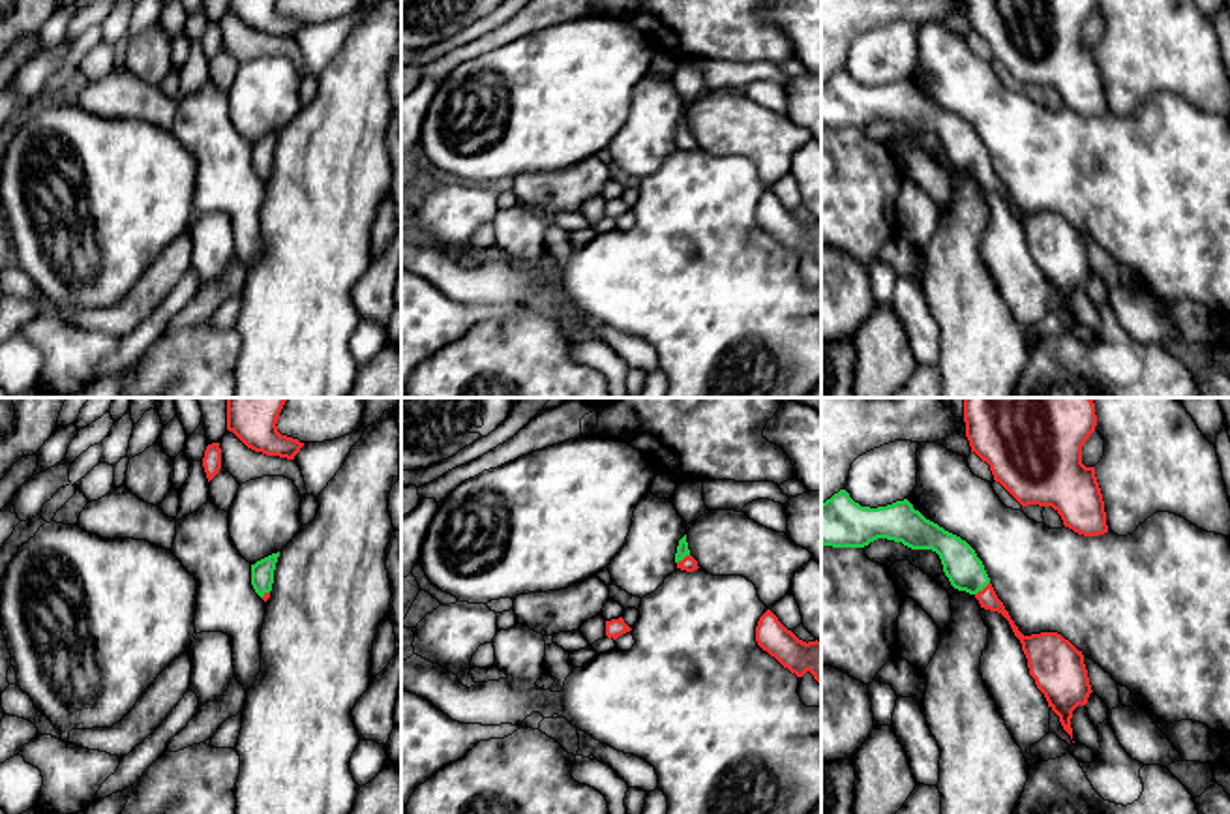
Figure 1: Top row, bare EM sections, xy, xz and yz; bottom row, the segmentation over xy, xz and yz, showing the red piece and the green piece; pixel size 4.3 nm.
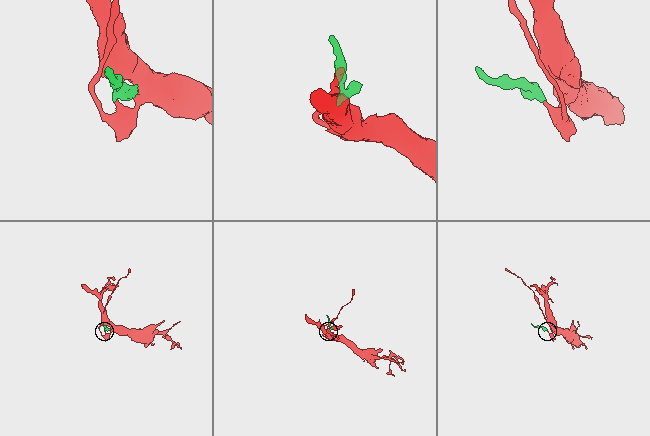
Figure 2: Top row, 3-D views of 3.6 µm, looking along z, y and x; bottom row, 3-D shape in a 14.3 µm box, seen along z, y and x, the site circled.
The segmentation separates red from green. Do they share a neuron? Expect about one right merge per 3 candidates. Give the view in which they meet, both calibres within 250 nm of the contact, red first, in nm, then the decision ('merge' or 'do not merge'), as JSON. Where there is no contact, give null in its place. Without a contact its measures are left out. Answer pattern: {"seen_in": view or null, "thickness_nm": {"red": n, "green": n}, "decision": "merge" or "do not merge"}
{"seen_in": "yz", "thickness_nm": {"red": 80, "green": 160}, "decision": "merge"}

